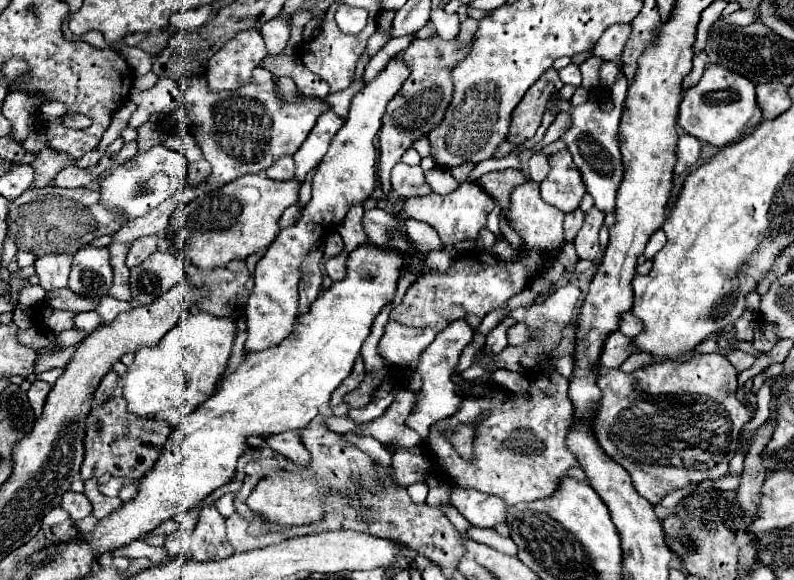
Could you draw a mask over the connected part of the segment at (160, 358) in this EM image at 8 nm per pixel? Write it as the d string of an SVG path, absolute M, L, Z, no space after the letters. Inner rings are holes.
M195 312L183 316L157 346L139 348L135 352L135 362L121 378L123 398L129 402L129 412L143 418L167 420L171 428L179 426L179 422L183 422L181 418L215 394L217 382L231 356L235 330L235 322L229 318Z

